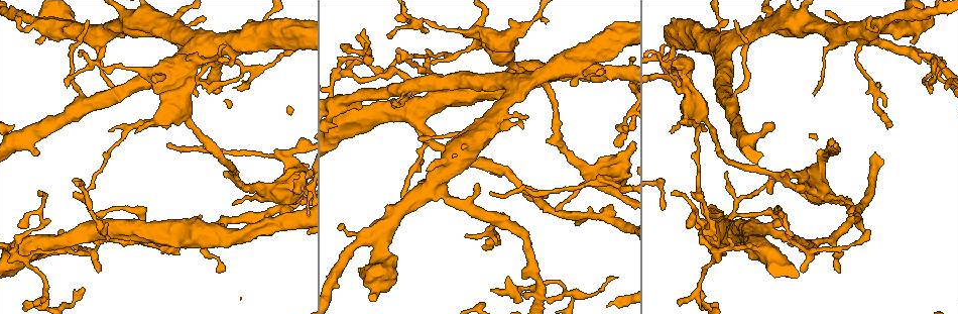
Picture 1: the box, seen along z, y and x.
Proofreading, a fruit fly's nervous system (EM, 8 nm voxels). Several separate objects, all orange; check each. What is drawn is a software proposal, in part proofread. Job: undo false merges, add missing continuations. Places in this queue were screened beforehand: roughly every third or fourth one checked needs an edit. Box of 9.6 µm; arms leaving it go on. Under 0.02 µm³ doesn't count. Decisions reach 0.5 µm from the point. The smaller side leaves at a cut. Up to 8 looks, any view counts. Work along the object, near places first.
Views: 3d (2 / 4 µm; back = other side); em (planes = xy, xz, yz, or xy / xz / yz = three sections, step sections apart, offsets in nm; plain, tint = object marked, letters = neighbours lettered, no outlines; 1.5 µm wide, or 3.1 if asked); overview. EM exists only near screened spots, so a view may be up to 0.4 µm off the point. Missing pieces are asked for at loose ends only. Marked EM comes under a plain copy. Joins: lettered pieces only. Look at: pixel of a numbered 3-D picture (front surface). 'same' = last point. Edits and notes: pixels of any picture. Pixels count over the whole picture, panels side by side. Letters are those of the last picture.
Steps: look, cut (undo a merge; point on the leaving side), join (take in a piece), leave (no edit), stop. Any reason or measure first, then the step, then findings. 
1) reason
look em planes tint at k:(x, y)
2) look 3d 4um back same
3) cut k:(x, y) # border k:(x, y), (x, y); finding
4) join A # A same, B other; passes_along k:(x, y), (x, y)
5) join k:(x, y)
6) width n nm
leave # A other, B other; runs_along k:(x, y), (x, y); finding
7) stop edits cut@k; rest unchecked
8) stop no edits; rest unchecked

small branch off a trunk
look 3d 4um at 1:(762, 248)

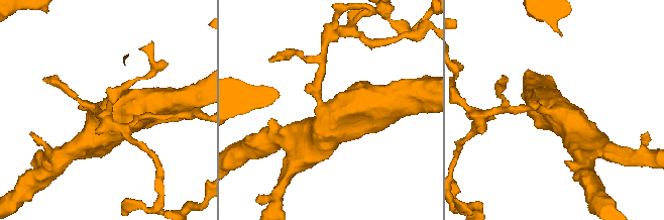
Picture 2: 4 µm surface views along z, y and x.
look em planes tint at 2:(556, 112)

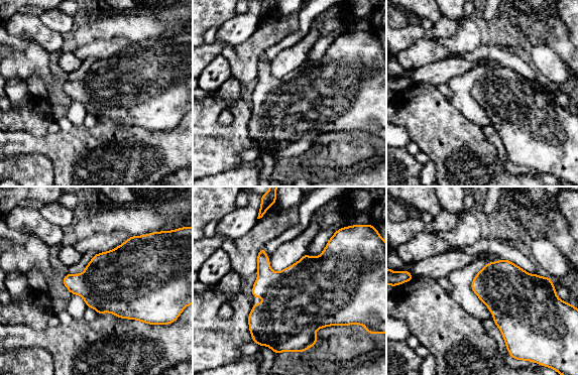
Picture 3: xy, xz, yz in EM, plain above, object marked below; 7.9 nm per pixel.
see the neighbours
look em planes letters same

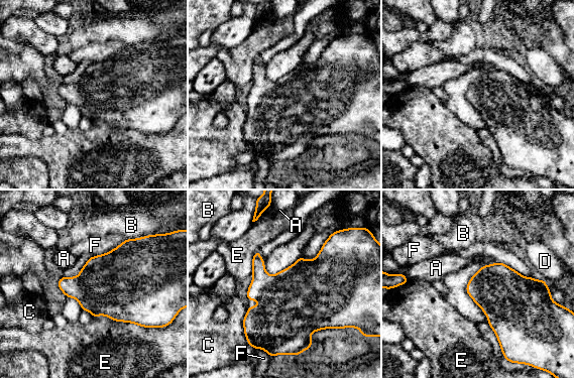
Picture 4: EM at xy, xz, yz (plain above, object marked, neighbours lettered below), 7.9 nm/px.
longest_contact E 440 nm
leave # A other, B other, C other, D other, E other, F other; border 4:(126, 239), (114, 248), (90, 257); all the same neuron

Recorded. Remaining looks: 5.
branch stops here
look 3d 4um at 1:(168, 145)

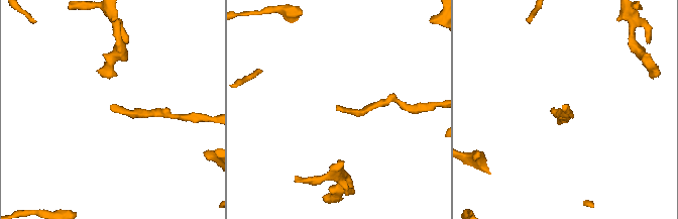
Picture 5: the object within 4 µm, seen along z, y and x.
look em xy step 8 letters at 5:(111, 107)

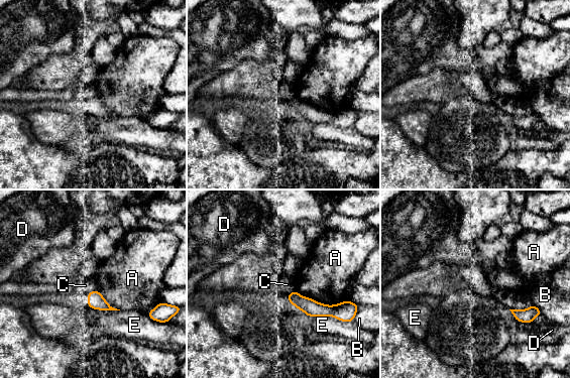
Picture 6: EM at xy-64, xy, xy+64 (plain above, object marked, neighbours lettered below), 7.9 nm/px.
look em planes letters same

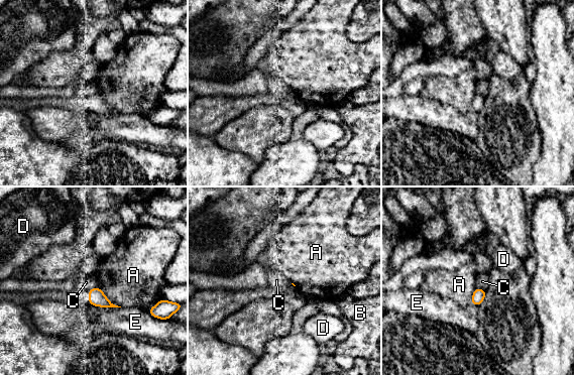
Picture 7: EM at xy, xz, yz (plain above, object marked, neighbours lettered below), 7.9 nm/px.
leave # A other, B other, C other, D other, E other; no lettered piece goes on from it

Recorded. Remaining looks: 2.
tapers out
look 3d 4um at 1:(86, 22)

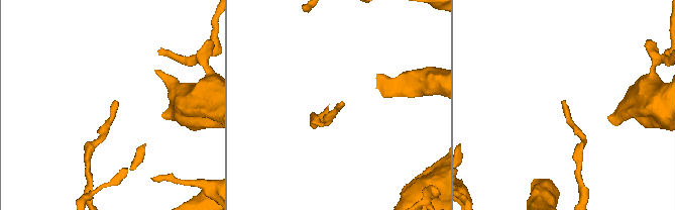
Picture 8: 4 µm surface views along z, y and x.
look em planes letters at 8:(561, 102)

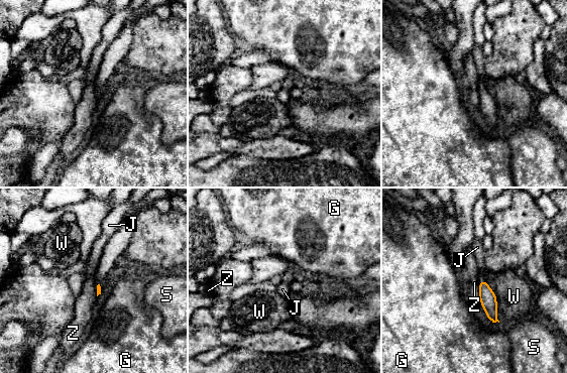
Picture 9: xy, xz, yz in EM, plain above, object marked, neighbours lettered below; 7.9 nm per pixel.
leave # G other, J other, S other, W other, Z other; border 9:(481, 280), (479, 283), (478, 299); none of them fits

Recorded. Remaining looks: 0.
stop no edits; rest unchecked

